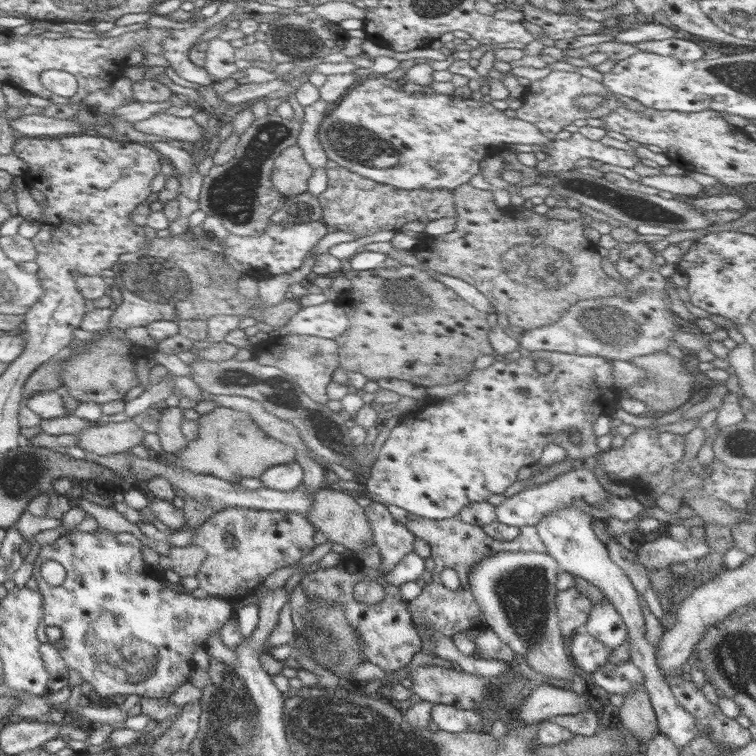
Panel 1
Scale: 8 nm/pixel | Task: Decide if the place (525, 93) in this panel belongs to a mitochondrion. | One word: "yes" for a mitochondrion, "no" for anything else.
no

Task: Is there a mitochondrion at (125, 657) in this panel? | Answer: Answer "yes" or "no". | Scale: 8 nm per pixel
yes

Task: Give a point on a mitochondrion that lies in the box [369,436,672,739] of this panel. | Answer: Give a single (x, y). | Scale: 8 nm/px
(523, 591)

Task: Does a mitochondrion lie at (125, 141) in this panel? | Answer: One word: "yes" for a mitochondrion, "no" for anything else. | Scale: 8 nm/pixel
no

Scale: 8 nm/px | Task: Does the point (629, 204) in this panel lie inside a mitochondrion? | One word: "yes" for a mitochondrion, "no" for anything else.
yes

